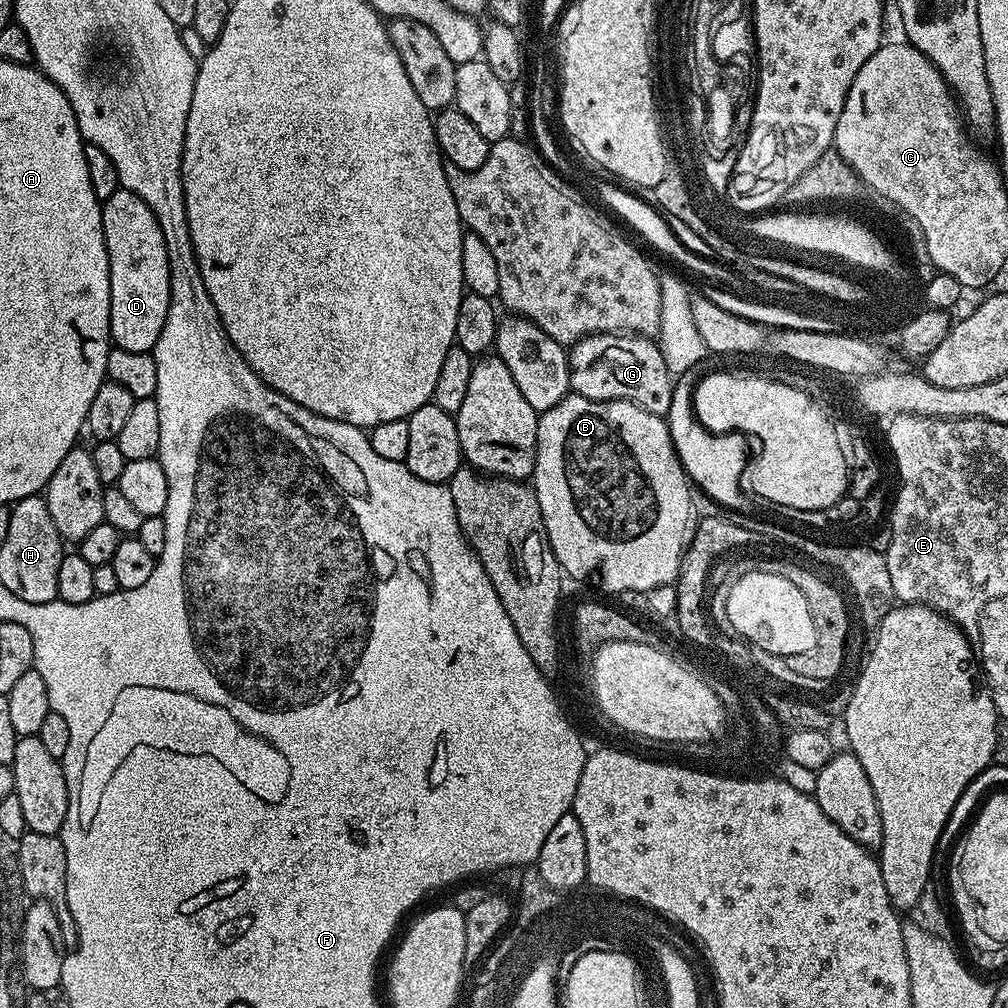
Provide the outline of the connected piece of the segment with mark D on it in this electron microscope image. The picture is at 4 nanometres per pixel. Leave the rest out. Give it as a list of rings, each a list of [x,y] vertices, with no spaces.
[[[119,187],[110,198],[100,205],[102,210],[102,230],[106,238],[106,254],[110,258],[110,330],[111,343],[122,350],[135,352],[151,352],[162,334],[162,326],[166,326],[166,314],[170,306],[170,262],[166,254],[166,238],[162,238],[162,226],[158,226],[158,218],[130,190]]]

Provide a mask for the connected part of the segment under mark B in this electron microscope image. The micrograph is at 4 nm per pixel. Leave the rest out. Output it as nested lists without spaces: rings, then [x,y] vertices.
[[[569,394],[552,409],[539,413],[538,446],[536,447],[536,465],[530,477],[530,483],[536,489],[538,506],[542,510],[542,518],[546,526],[546,534],[550,546],[554,550],[556,560],[565,573],[568,572],[576,580],[589,580],[608,592],[639,592],[645,594],[654,590],[654,586],[666,586],[676,583],[676,575],[680,572],[680,563],[692,534],[696,530],[697,517],[692,517],[692,488],[690,477],[680,463],[676,452],[676,443],[672,441],[672,428],[663,416],[650,414],[650,410],[642,410],[629,400],[591,400],[575,394]]]

